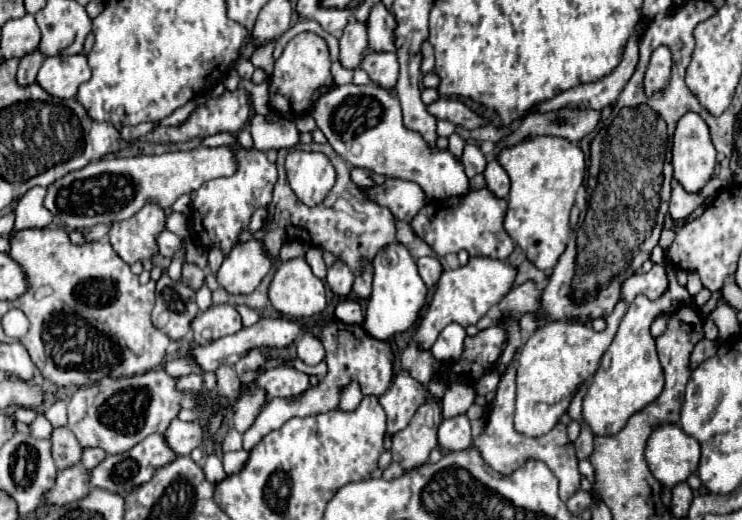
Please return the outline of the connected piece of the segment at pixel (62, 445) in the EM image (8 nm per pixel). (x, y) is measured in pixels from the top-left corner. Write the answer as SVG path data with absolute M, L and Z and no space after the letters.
M66 426L54 428L50 440L52 440L52 456L60 470L74 466L80 460L82 448L80 448L76 436L70 432L70 428L66 428Z

